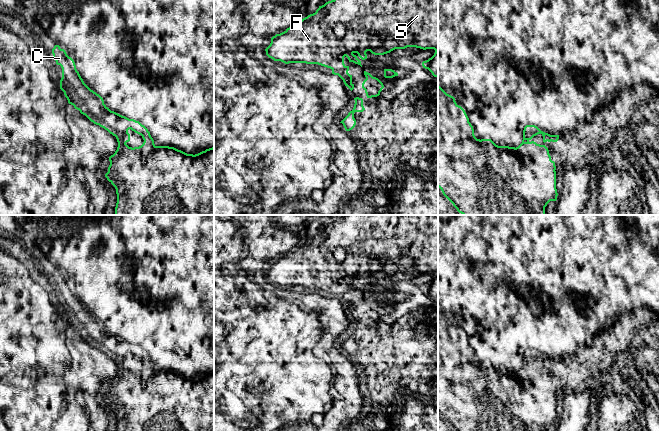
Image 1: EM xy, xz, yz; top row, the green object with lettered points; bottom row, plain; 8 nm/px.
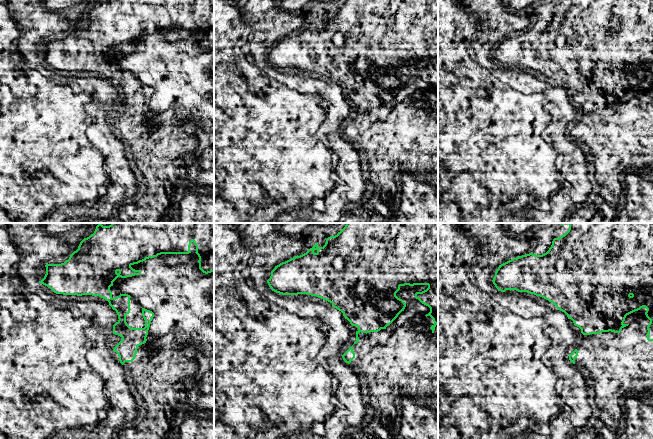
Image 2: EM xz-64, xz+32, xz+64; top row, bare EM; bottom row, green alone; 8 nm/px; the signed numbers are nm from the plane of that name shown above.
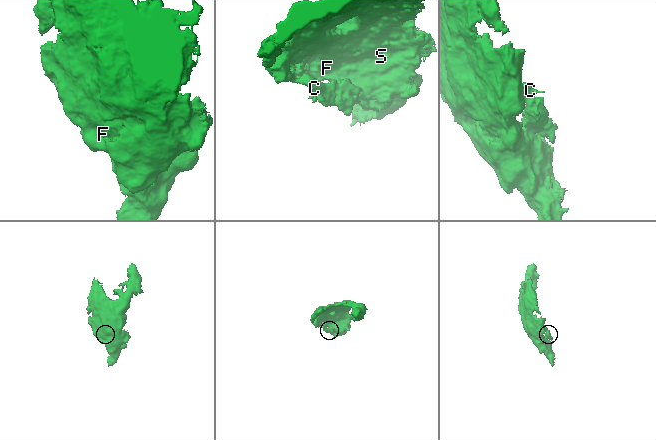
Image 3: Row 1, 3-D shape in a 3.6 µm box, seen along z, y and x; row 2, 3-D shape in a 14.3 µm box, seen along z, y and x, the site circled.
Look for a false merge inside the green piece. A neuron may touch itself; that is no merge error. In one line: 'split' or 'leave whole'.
leave whole

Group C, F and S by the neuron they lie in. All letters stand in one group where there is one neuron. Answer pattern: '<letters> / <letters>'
C F S

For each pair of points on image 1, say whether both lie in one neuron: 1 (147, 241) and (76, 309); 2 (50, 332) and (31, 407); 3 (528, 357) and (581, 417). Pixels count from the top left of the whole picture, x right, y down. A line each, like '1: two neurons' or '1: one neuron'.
1: one neuron
2: one neuron
3: two neurons

